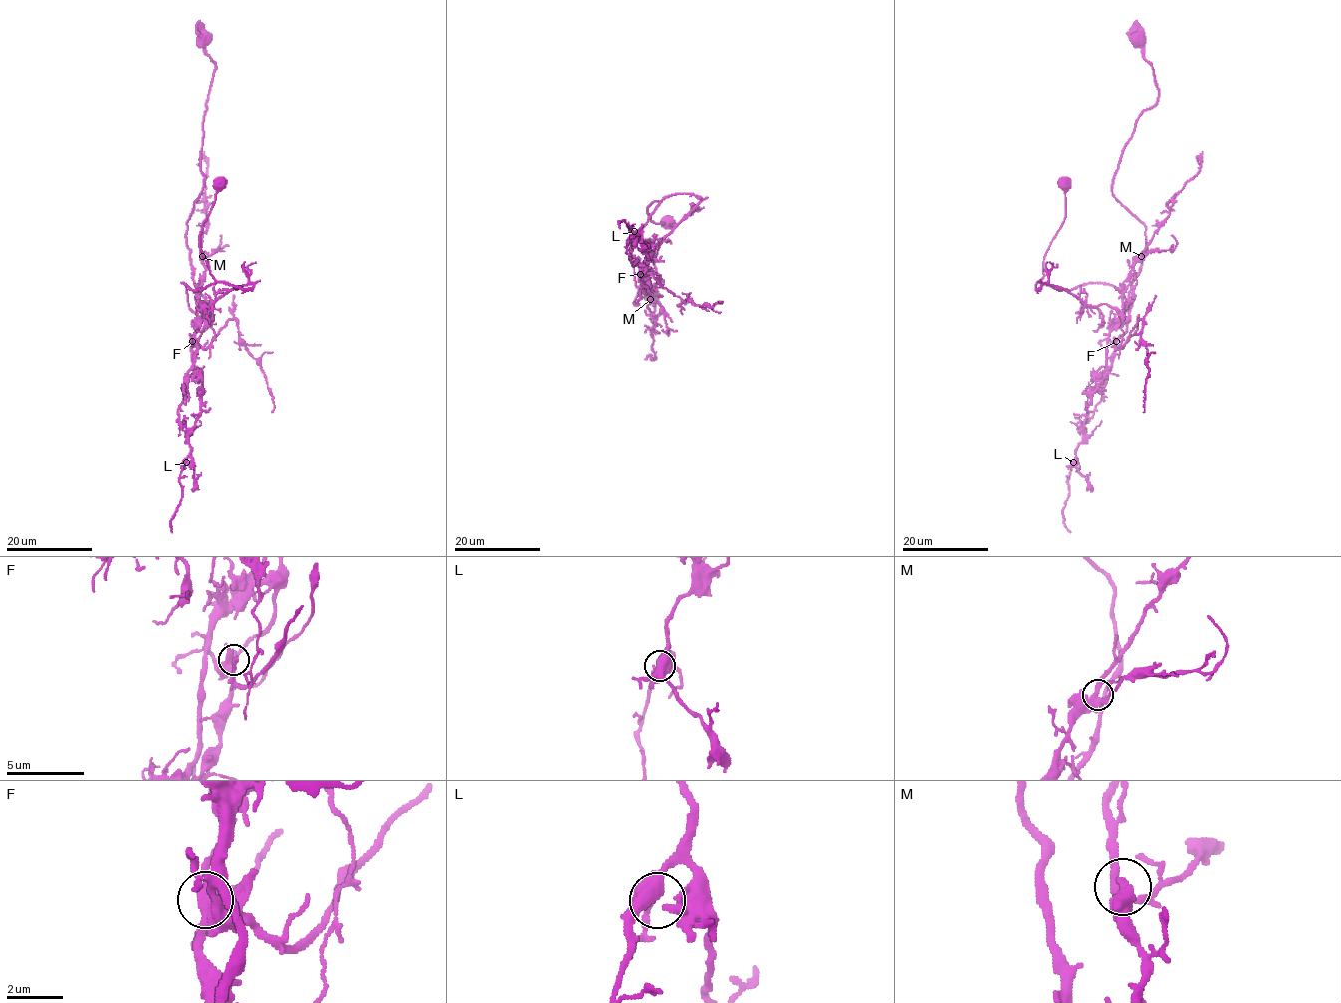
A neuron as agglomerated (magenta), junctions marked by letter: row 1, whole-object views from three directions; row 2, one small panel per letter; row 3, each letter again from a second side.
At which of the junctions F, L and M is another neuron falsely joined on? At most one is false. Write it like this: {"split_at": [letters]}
{"split_at": ["F"]}

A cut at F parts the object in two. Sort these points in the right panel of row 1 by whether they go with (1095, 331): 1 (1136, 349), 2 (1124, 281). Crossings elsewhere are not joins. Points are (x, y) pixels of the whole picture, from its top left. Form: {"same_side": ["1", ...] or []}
{"same_side": []}

